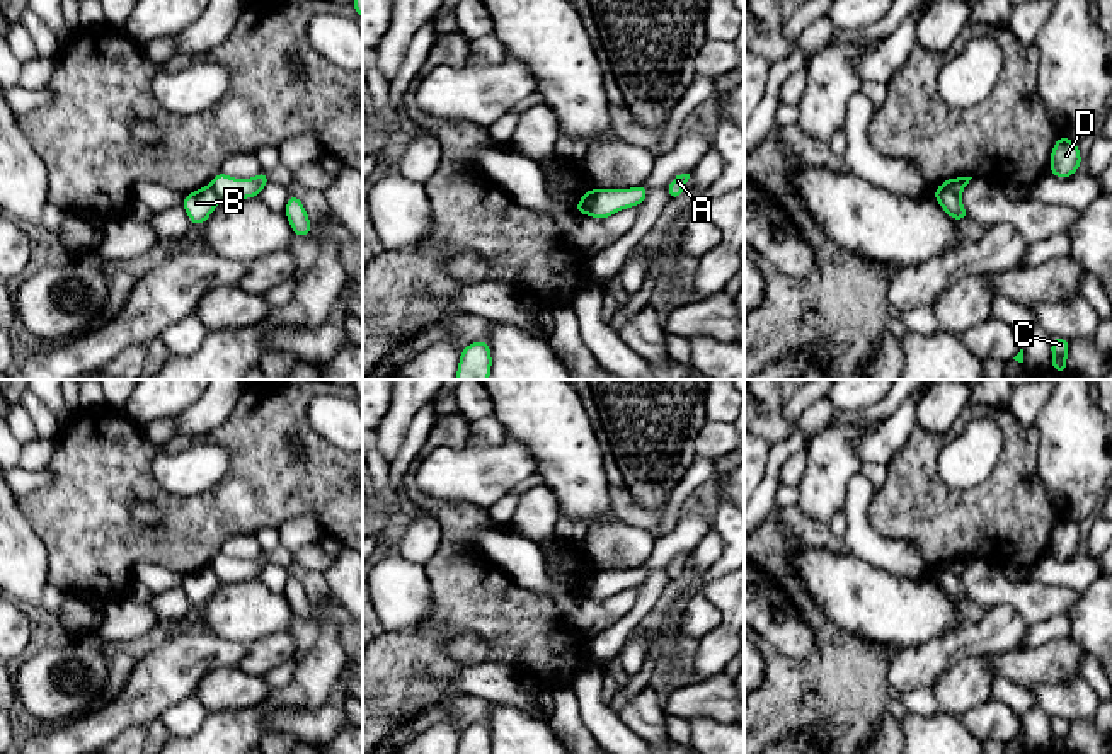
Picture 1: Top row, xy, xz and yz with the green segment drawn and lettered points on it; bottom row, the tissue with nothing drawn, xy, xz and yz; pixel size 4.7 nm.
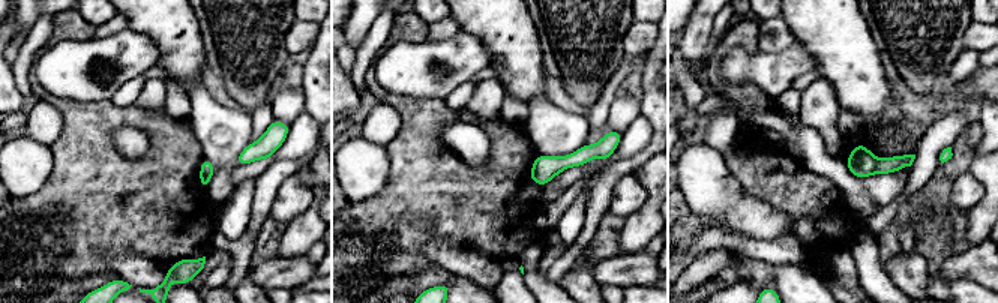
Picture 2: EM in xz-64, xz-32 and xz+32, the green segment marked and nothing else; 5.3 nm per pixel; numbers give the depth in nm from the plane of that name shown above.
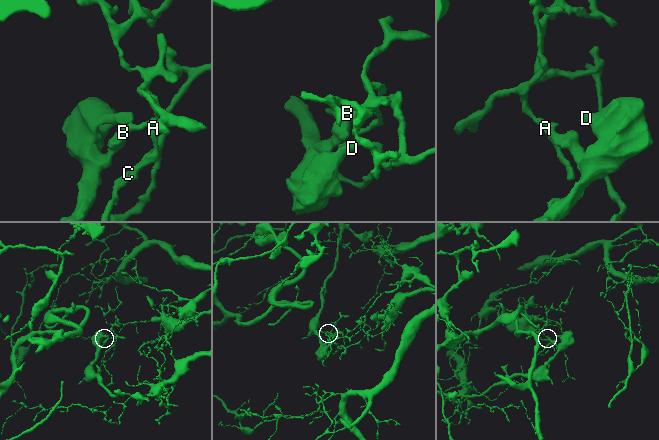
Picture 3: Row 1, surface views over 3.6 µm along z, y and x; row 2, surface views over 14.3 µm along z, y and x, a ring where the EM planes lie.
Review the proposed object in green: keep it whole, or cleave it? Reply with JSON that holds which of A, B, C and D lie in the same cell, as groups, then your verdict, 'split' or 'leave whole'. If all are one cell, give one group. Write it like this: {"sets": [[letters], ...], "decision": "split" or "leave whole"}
{"sets": [["A", "C"], ["B", "D"]], "decision": "split"}

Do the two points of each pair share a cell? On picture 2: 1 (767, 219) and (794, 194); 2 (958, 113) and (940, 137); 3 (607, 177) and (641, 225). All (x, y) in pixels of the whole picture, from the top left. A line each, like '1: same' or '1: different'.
1: different
2: same
3: different

